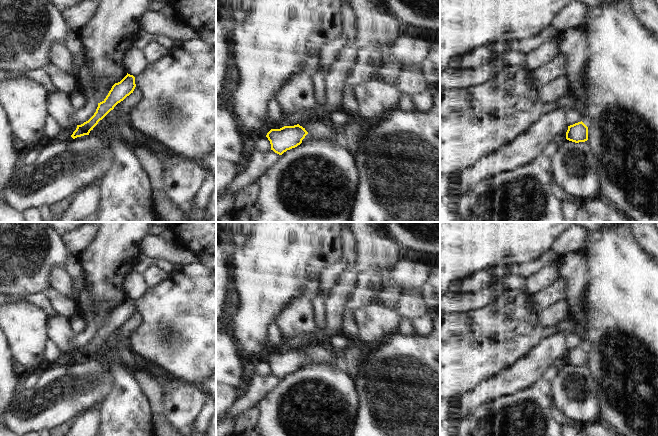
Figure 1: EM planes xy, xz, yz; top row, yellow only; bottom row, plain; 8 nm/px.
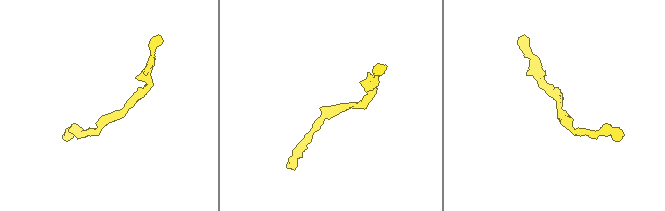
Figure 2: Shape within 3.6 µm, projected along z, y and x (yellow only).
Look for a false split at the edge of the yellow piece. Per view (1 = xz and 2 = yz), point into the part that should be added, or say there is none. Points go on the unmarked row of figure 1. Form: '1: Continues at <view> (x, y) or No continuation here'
1: No continuation here
2: No continuation here

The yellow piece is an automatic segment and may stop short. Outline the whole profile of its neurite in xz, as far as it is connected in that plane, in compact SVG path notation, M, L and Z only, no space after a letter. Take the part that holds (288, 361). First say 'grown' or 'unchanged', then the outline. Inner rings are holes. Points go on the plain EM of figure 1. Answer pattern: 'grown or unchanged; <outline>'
unchanged; M299 348L284 350L280 353L271 353L266 361L270 365L271 374L282 379L287 374L297 371L308 356Z

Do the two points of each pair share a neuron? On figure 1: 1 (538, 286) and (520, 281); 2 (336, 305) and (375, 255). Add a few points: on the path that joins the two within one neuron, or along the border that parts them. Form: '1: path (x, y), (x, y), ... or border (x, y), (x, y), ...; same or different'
1: border (527, 278), (521, 289); different
2: path (340, 292), (347, 279), (362, 264); same

